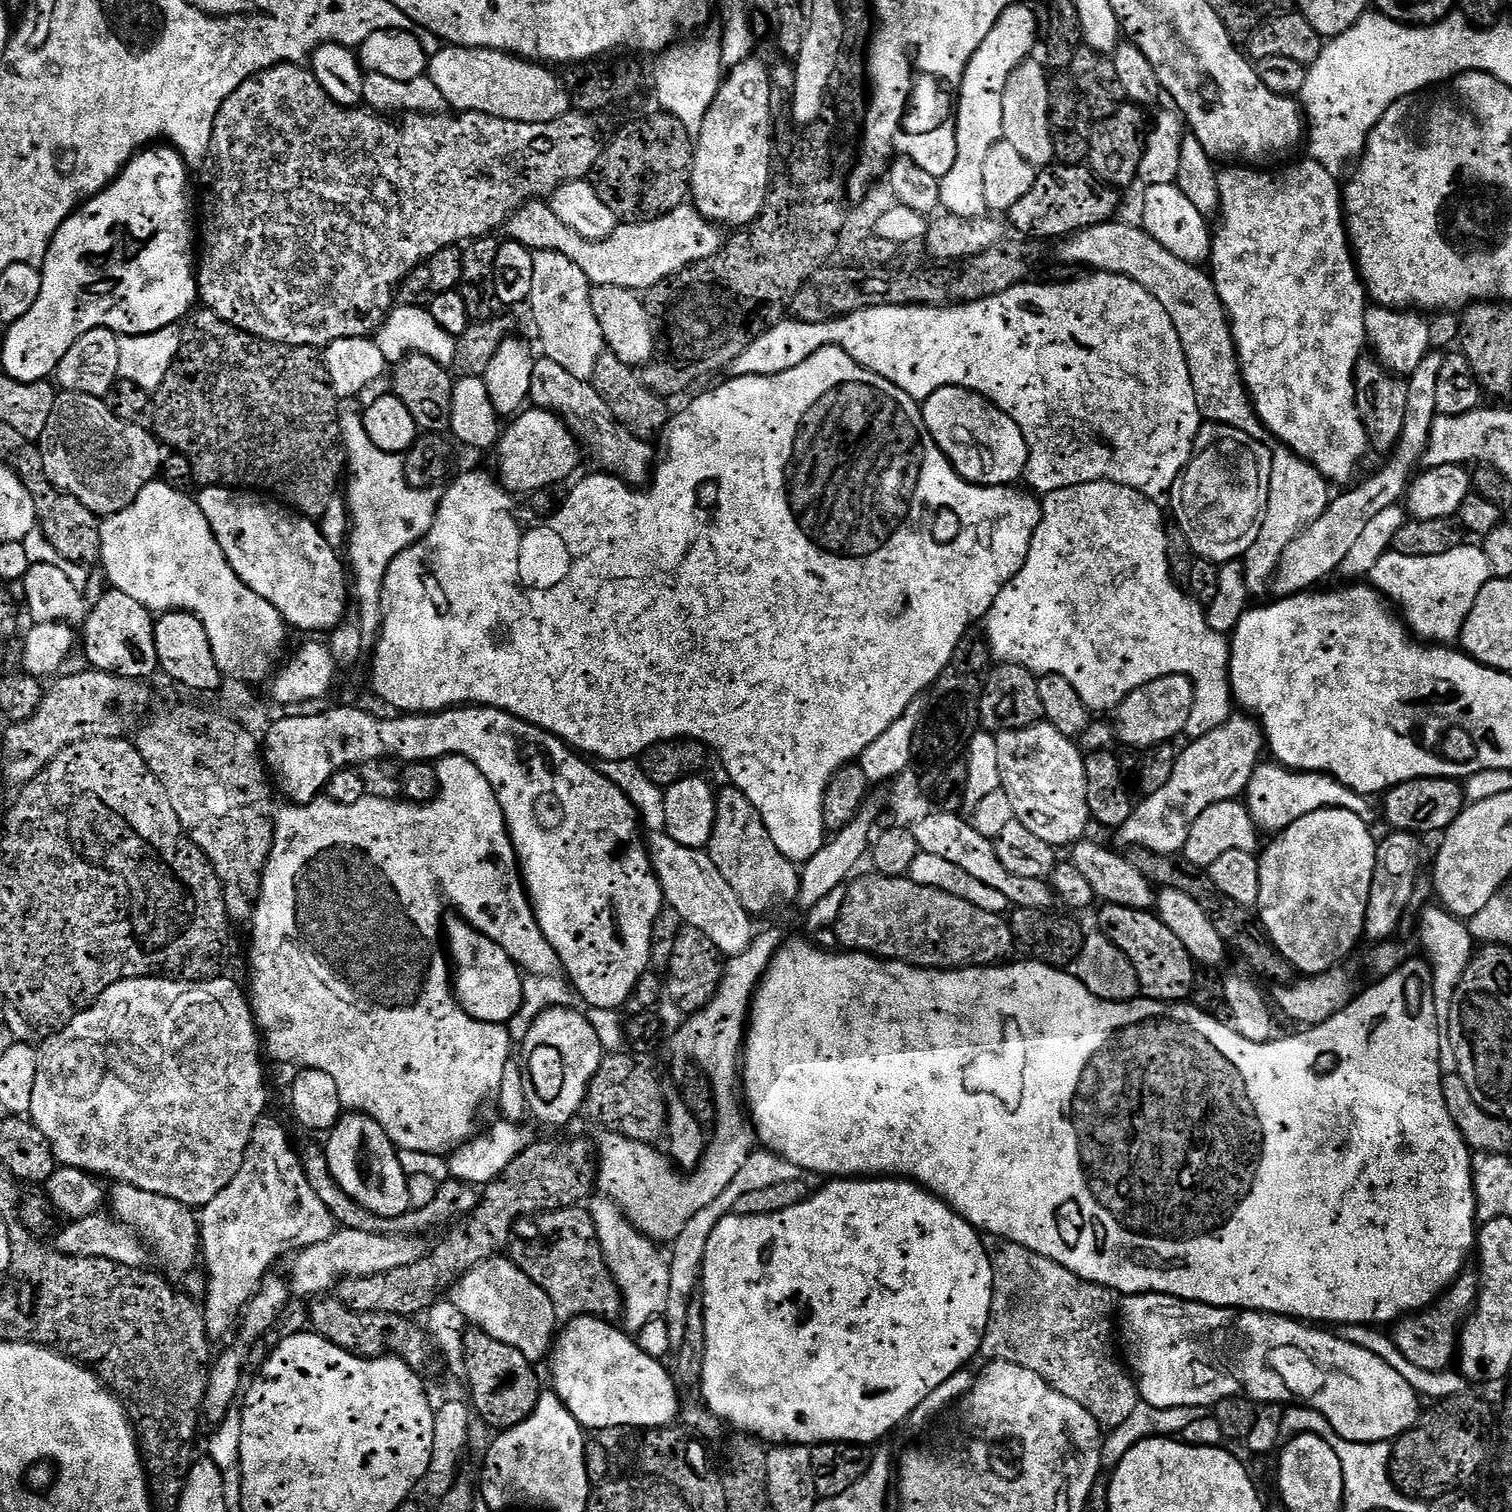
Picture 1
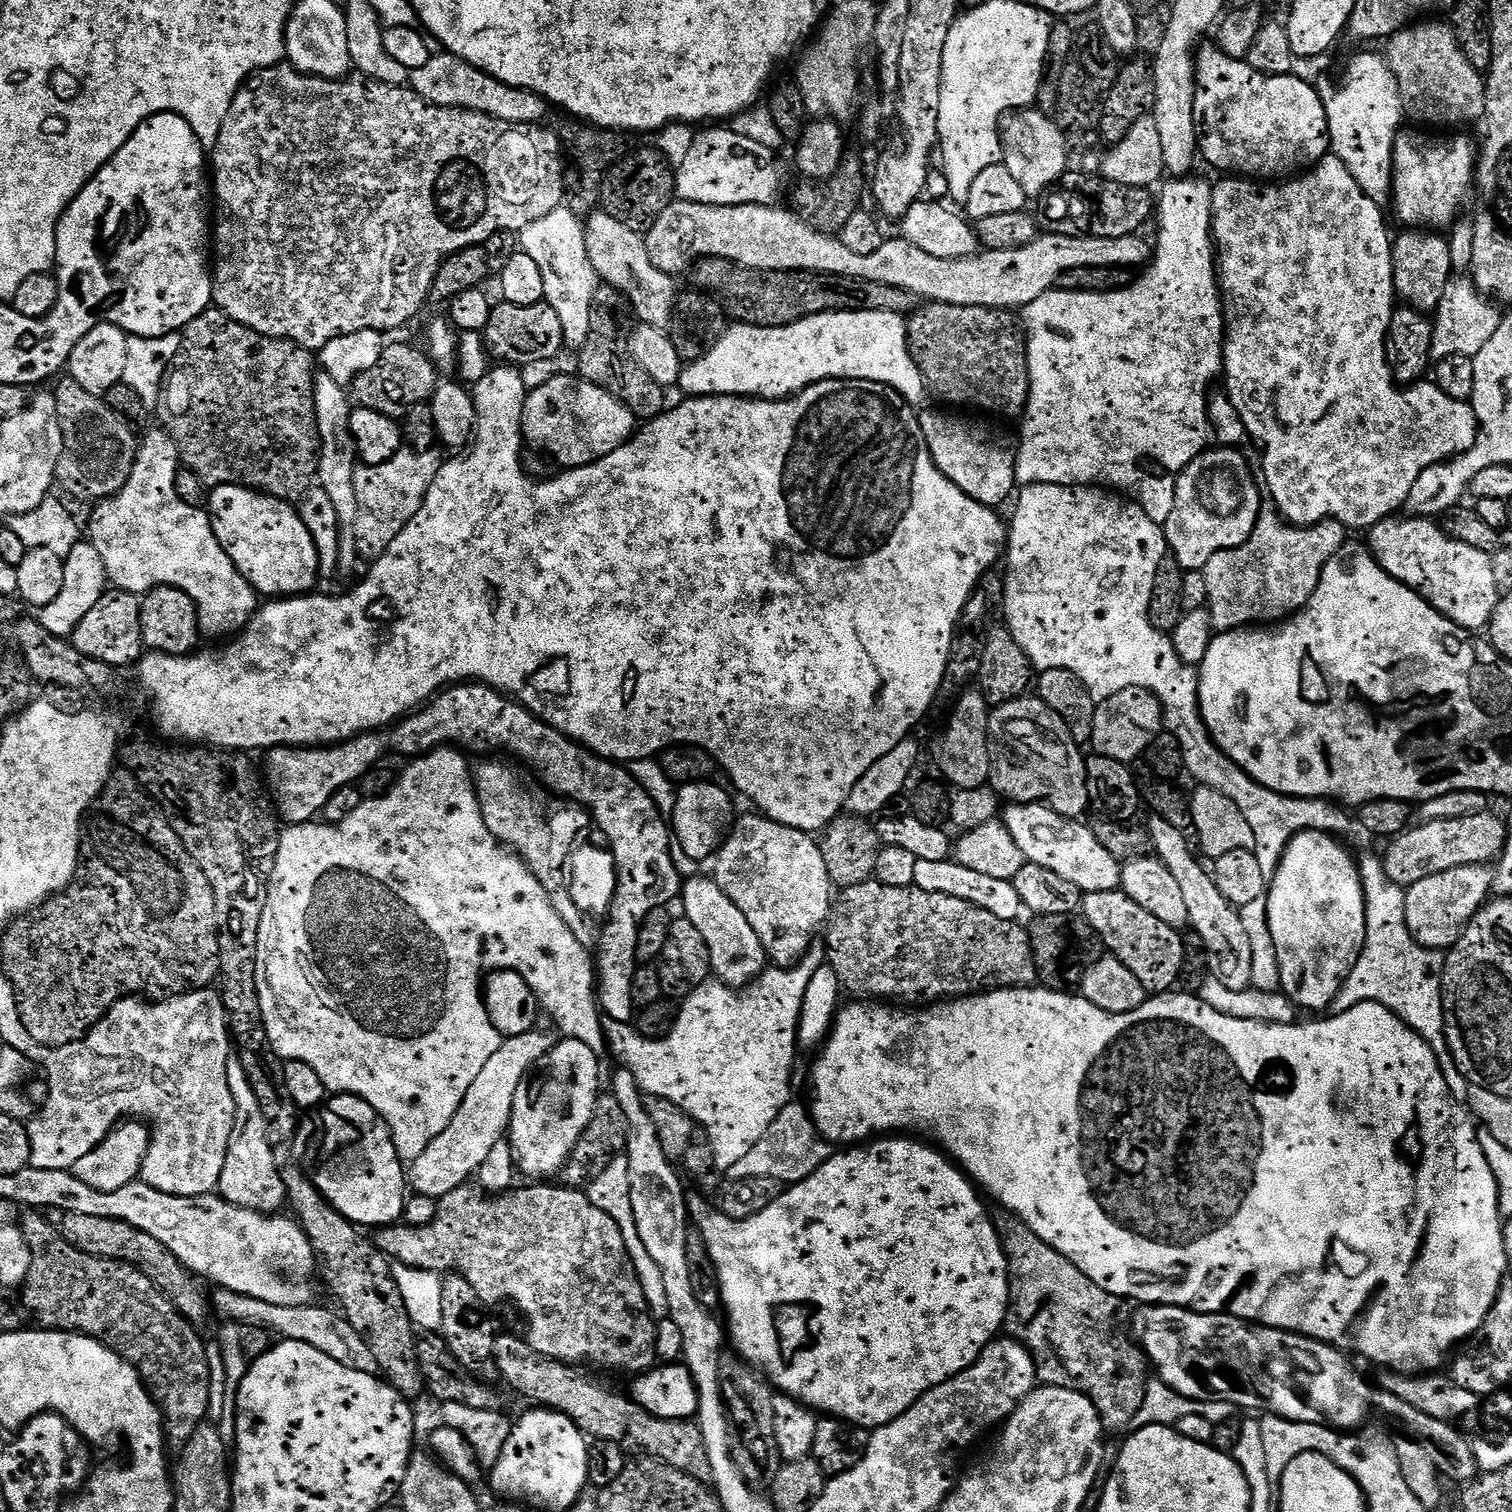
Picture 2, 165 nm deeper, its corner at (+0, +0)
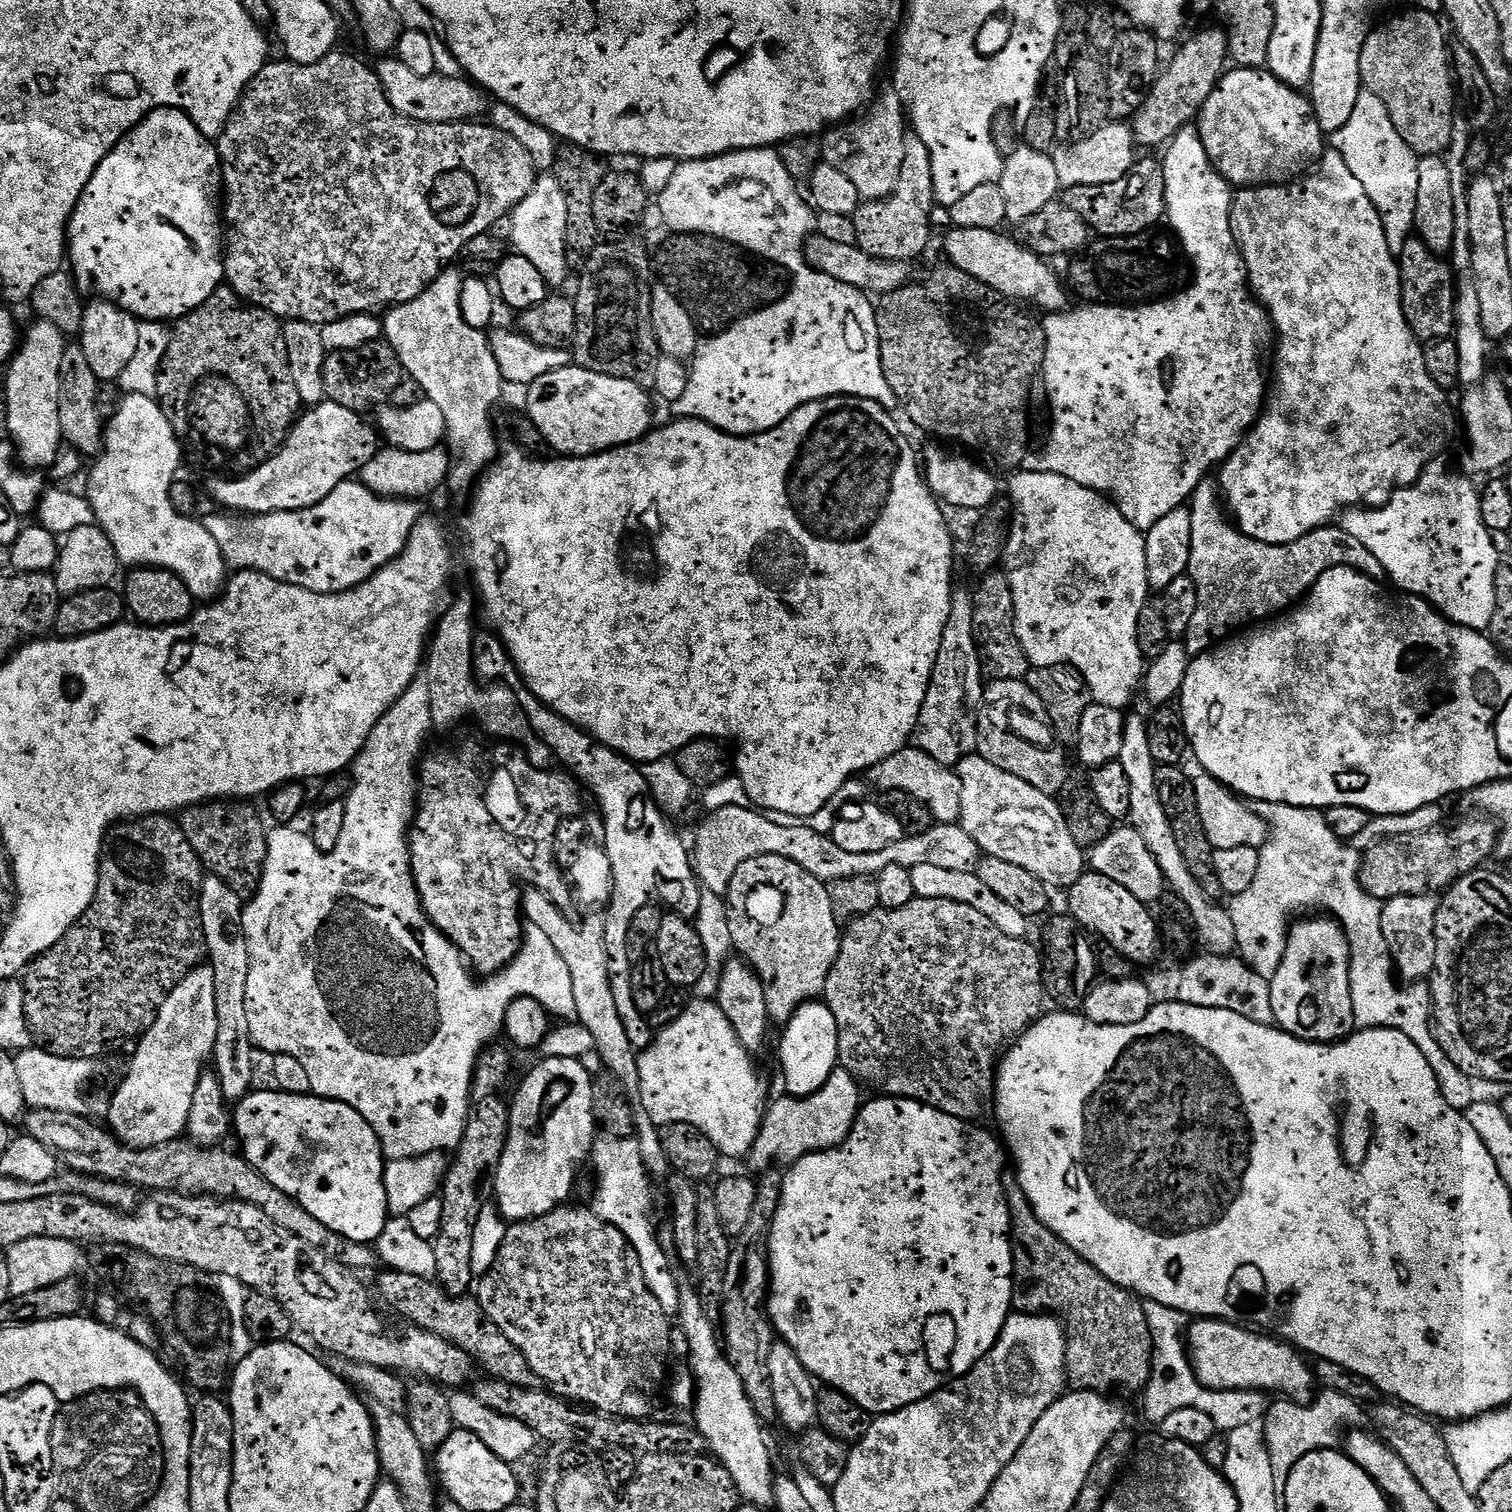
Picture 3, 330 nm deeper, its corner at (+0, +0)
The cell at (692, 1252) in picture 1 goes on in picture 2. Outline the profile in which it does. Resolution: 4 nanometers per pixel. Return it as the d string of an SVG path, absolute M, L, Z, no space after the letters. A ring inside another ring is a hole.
M789 1102L786 1107L770 1122L766 1134L747 1152L739 1162L734 1162L726 1170L729 1181L742 1178L778 1178L784 1185L791 1186L810 1178L818 1166L822 1166L834 1154L833 1145L829 1144L819 1132L816 1124L808 1115L803 1103Z

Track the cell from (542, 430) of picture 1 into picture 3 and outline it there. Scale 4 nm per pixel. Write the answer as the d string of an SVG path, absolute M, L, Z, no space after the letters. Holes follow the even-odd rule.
M569 366L542 374L527 392L526 415L541 431L549 449L564 458L597 456L600 452L621 448L623 444L644 439L654 427L653 397L649 389L626 382L626 378L610 378L579 366Z

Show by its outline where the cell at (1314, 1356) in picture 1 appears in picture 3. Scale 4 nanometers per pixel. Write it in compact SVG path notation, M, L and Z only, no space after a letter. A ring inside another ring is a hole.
M1215 1318L1197 1319L1195 1322L1189 1323L1187 1328L1186 1351L1197 1379L1205 1387L1215 1392L1222 1390L1258 1391L1265 1394L1277 1392L1275 1394L1277 1397L1287 1398L1293 1402L1307 1401L1313 1395L1314 1372L1310 1364L1307 1364L1309 1361L1291 1344L1279 1338L1273 1338L1271 1335L1261 1334L1251 1327Z

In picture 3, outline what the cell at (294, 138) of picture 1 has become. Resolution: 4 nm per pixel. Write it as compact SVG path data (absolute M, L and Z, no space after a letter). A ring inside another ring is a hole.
M337 50L330 53L326 58L322 58L313 64L296 64L293 60L280 58L280 61L269 62L255 78L248 84L244 95L241 96L239 105L228 120L228 125L224 127L224 133L220 135L218 141L218 151L220 153L220 170L222 173L222 192L228 196L228 209L225 207L222 212L223 219L226 221L226 255L224 256L224 279L227 287L232 288L240 295L241 300L258 308L264 308L270 314L279 316L281 321L301 320L304 323L312 323L323 326L341 320L347 316L357 316L363 312L369 314L380 314L389 308L395 308L397 304L405 304L414 298L418 298L418 294L422 294L425 288L438 279L441 272L445 271L446 266L452 259L459 257L463 253L466 242L470 242L470 238L478 238L478 234L483 232L489 233L494 222L498 218L511 213L516 209L517 204L523 202L526 194L530 194L530 190L534 190L538 179L538 169L536 163L530 158L530 154L526 150L526 146L522 146L522 142L518 142L518 138L510 138L510 134L506 134L502 130L492 127L488 122L465 122L463 124L427 124L426 122L418 122L406 118L402 114L398 114L398 110L394 110L394 106L390 106L390 102L384 93L382 82L378 78L375 67L370 63L363 64L356 56L351 56L348 52Z

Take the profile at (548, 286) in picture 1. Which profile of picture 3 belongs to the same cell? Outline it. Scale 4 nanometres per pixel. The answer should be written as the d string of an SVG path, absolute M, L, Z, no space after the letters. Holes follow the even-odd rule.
M544 174L539 177L534 186L534 190L530 190L530 194L526 194L526 198L516 209L511 212L514 218L514 236L511 241L511 247L515 249L521 256L525 256L530 262L534 262L534 266L538 266L538 270L542 273L542 278L546 278L546 282L550 286L560 284L570 275L568 266L568 243L566 242L566 226L568 225L568 211L566 210L566 194L562 190L559 180L555 175Z

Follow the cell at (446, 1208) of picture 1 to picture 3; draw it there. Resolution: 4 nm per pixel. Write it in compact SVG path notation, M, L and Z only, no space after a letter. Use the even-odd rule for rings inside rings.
M561 1206L555 1208L550 1214L542 1214L533 1220L521 1220L513 1223L505 1234L505 1240L501 1244L501 1248L497 1252L497 1258L491 1270L484 1276L479 1277L478 1288L480 1284L480 1293L478 1299L482 1310L486 1310L488 1320L494 1322L498 1326L498 1330L502 1330L502 1334L506 1334L506 1338L510 1338L510 1342L518 1349L526 1358L526 1362L530 1362L530 1370L534 1370L537 1381L543 1382L545 1385L551 1386L556 1395L569 1401L575 1402L580 1406L587 1406L597 1412L604 1413L605 1416L614 1416L621 1420L646 1420L653 1415L652 1403L656 1400L656 1395L660 1392L660 1387L664 1384L664 1375L668 1372L668 1360L672 1356L672 1329L670 1317L664 1313L662 1306L658 1303L658 1298L654 1298L654 1294L650 1294L650 1286L646 1286L646 1274L642 1274L642 1262L638 1262L638 1254L634 1250L634 1246L628 1244L628 1238L621 1228L615 1228L610 1222L606 1222L591 1207L588 1208L568 1208L569 1206Z

